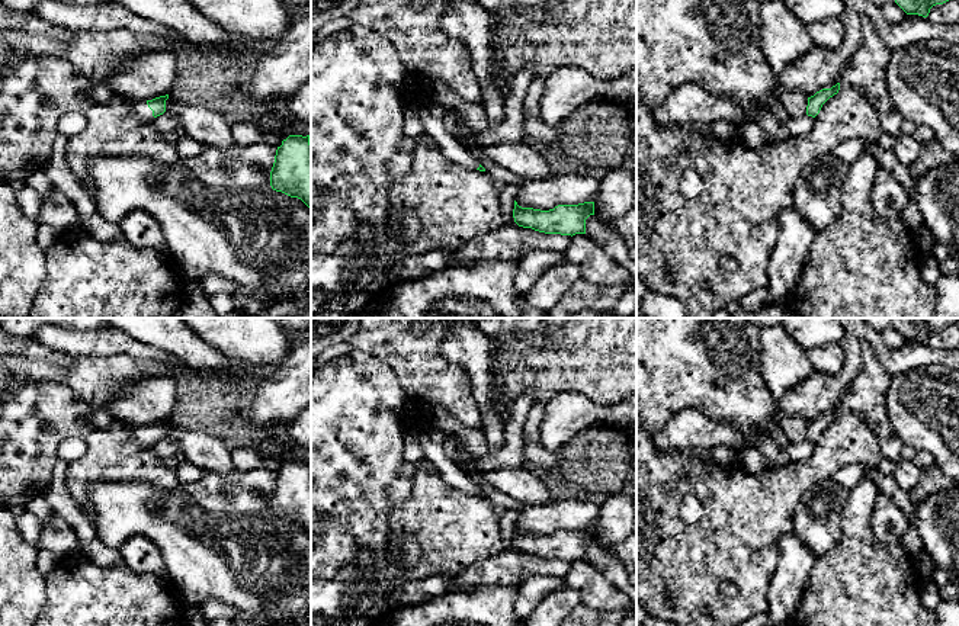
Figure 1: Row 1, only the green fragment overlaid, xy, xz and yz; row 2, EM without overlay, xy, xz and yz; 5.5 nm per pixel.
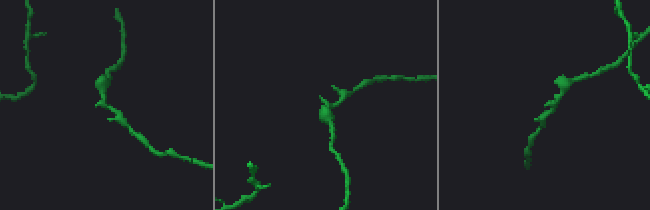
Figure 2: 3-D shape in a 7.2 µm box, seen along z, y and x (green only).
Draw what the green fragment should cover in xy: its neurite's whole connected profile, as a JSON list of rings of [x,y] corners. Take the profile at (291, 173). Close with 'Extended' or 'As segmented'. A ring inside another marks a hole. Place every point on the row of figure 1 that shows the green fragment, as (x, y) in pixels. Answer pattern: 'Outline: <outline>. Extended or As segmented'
Outline: [[[289,135],[278,147],[270,171],[270,186],[301,199],[311,211],[311,144],[309,135]]]. As segmented

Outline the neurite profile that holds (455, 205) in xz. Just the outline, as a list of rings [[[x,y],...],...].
[[[426,134],[416,138],[413,166],[392,183],[388,198],[394,224],[398,225],[401,215],[411,211],[420,219],[420,234],[389,257],[388,267],[368,285],[369,293],[385,288],[391,282],[391,269],[404,259],[456,250],[503,225],[493,177],[448,160]]]

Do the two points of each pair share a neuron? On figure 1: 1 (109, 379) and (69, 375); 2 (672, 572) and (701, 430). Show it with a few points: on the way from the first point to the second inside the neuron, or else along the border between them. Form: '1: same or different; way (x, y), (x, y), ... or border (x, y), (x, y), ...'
1: same; way (99, 378), (79, 376)
2: different; border (703, 452), (696, 452), (690, 456)

